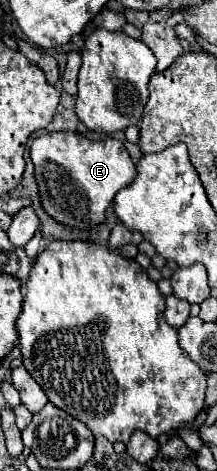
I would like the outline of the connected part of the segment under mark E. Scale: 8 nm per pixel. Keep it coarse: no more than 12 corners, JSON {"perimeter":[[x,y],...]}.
{"perimeter":[[52,132],[30,146],[42,208],[106,222],[136,166],[116,138]]}

